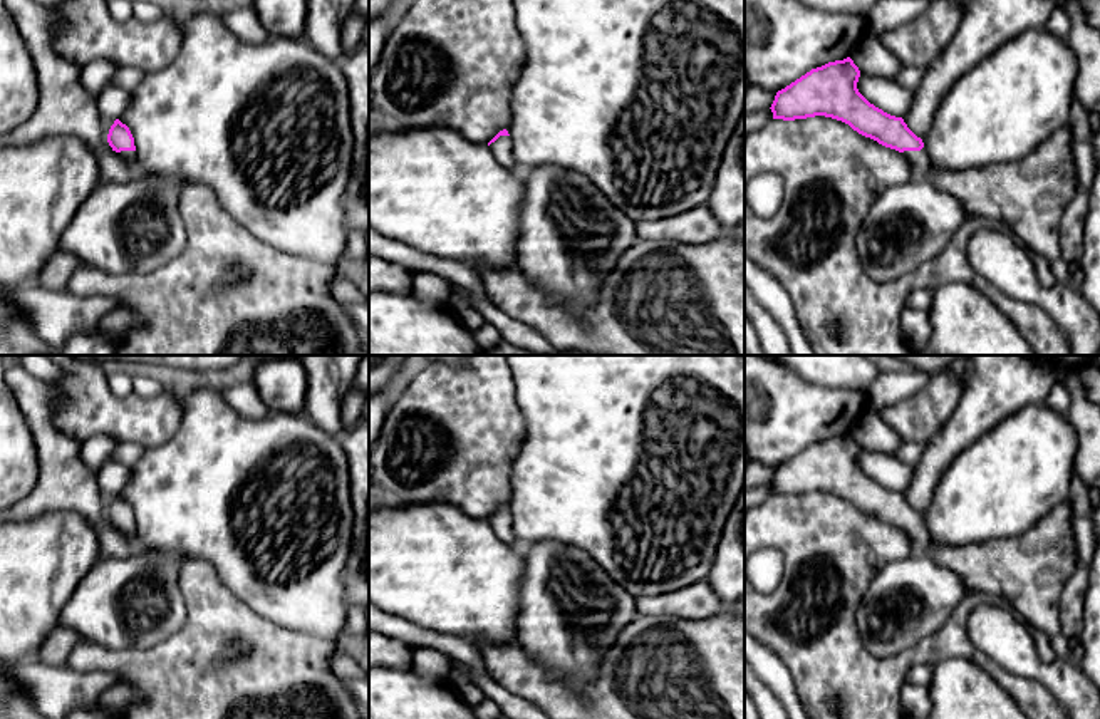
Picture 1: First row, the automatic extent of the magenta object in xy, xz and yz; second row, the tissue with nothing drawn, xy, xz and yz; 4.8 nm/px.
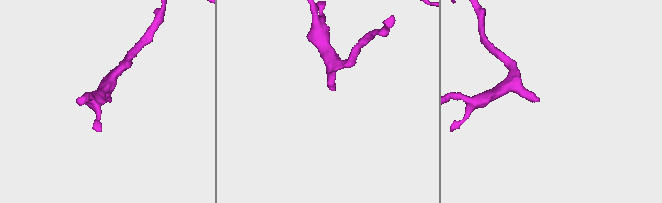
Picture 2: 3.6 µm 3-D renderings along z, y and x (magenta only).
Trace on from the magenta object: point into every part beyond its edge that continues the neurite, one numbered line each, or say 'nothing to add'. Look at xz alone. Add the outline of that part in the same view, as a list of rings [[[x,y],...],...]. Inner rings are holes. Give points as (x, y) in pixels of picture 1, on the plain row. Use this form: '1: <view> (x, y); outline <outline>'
1: xz (502, 523); outline [[[500,511],[495,518],[491,518],[488,523],[491,525],[495,535],[508,546],[516,546],[516,538],[511,531],[511,513],[510,511]]]

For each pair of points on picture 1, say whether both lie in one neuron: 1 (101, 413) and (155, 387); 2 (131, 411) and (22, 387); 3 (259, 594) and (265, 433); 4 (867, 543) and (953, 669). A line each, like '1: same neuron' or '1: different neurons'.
1: different neurons
2: different neurons
3: same neuron
4: different neurons

